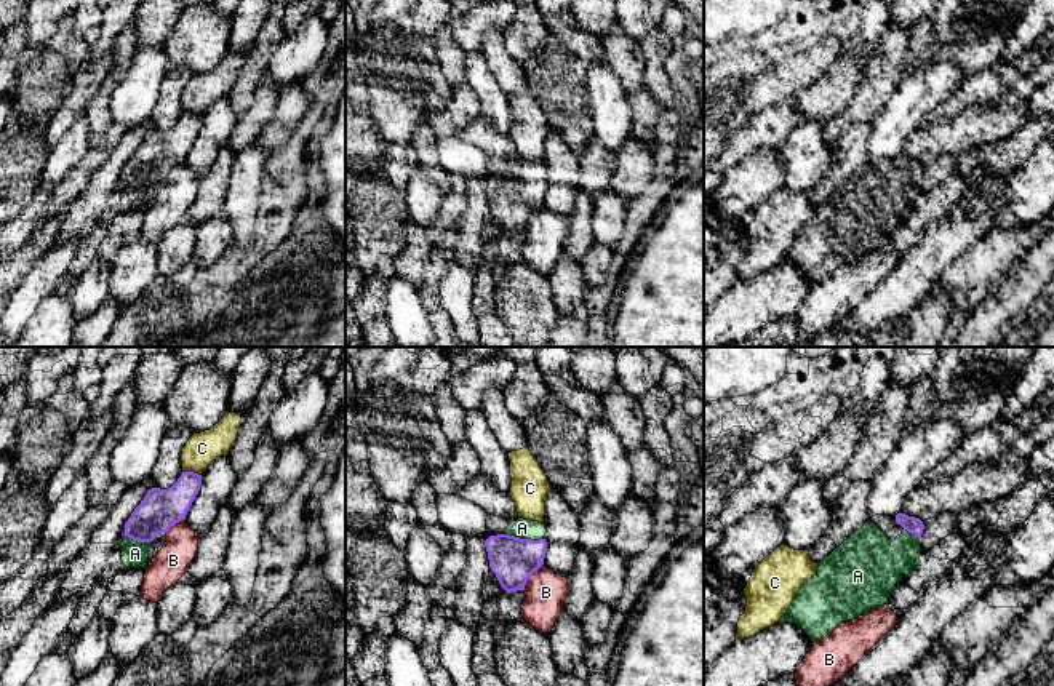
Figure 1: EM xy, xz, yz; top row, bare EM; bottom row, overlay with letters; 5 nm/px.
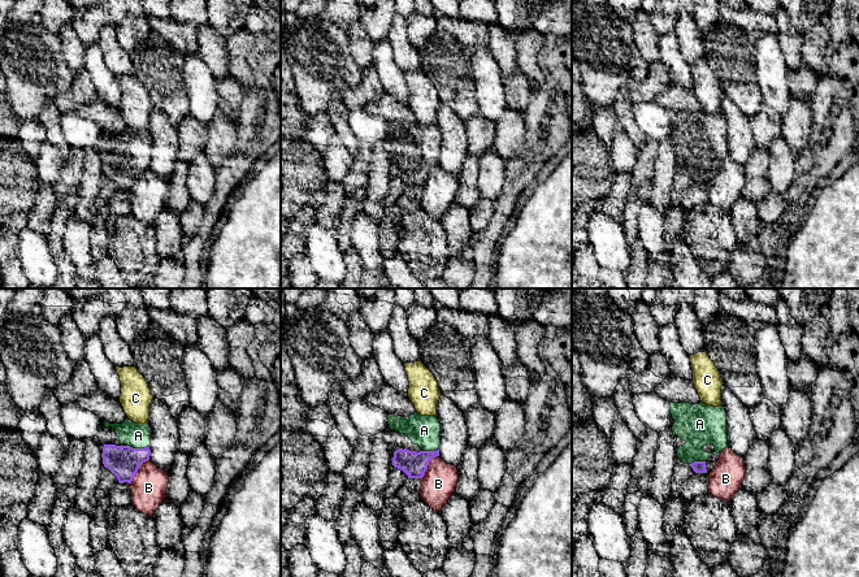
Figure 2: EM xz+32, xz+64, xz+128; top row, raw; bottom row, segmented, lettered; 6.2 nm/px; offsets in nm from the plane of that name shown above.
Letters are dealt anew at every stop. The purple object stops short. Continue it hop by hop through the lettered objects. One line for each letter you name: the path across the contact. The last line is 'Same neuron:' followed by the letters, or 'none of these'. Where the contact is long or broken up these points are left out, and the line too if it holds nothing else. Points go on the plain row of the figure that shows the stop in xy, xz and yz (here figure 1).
A: Path across: xz (512, 202), (523, 189), (525, 181), (522, 170)
Same neuron: A

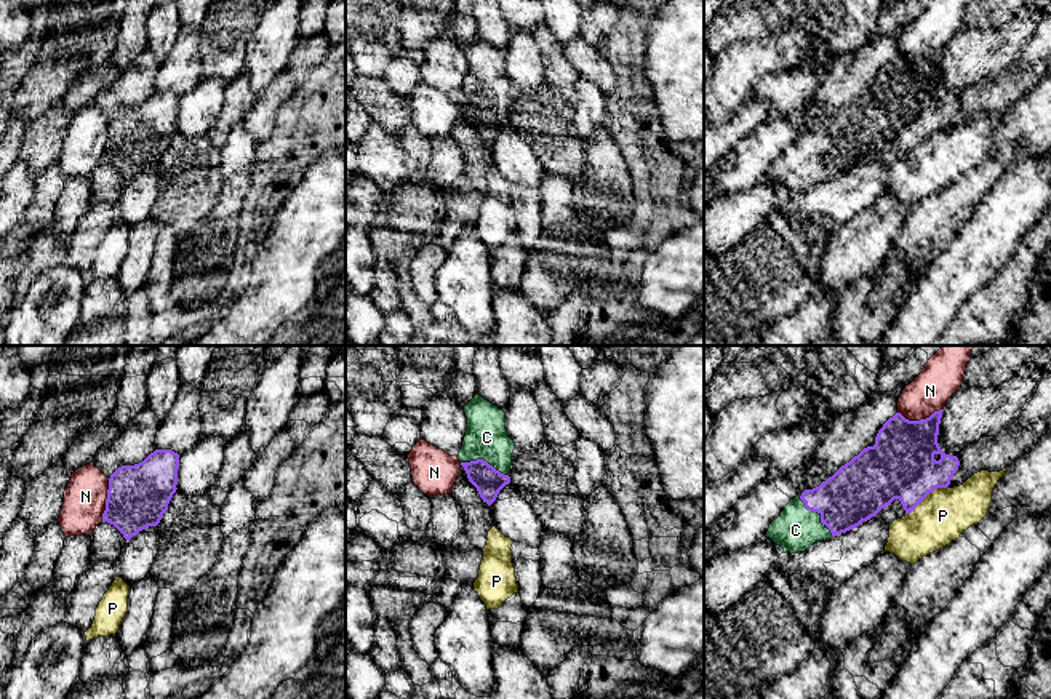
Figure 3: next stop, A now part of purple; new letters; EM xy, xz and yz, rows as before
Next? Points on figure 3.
C: Path across: yz (859, 131), (831, 151), (816, 152), (795, 171)
Same neuron: C

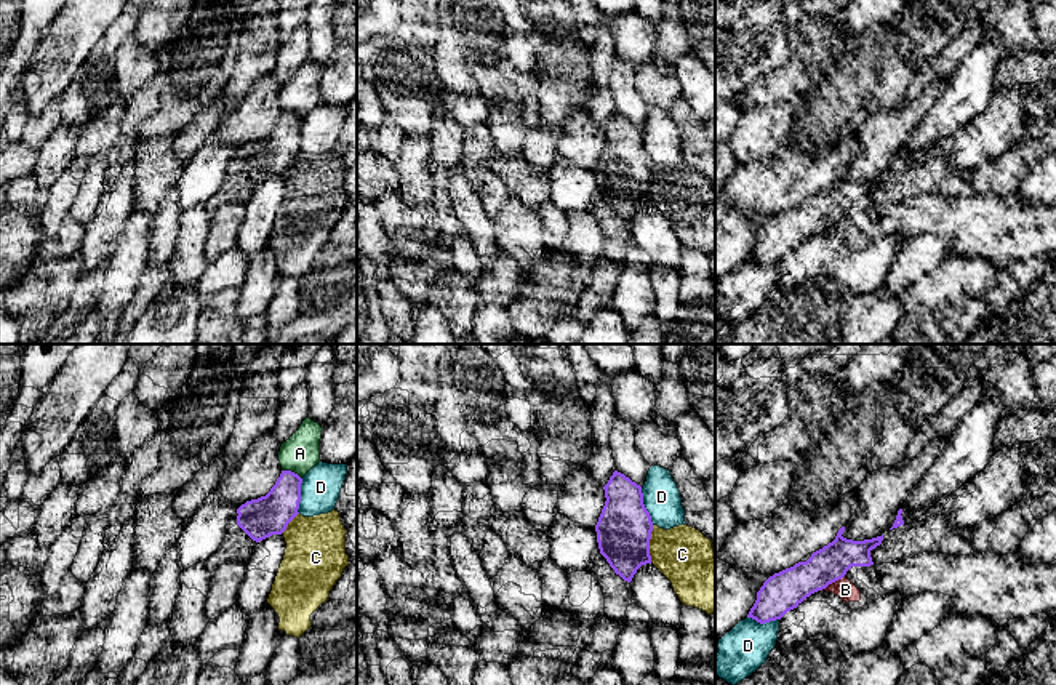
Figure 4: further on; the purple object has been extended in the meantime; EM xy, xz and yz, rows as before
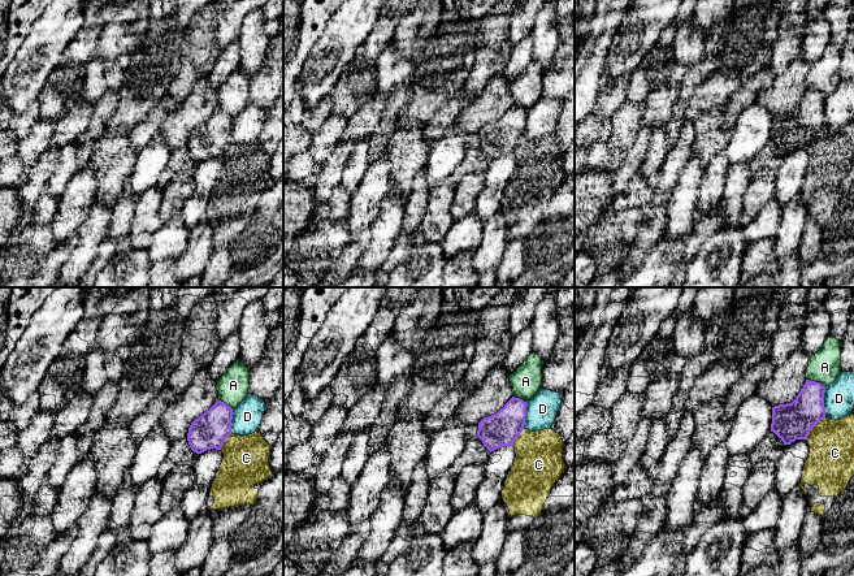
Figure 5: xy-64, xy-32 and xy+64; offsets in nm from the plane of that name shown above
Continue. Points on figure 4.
Same neuron: none of these

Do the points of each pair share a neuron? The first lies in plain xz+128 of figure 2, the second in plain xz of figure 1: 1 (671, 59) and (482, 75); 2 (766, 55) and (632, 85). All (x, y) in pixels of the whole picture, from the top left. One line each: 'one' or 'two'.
1: one
2: two

